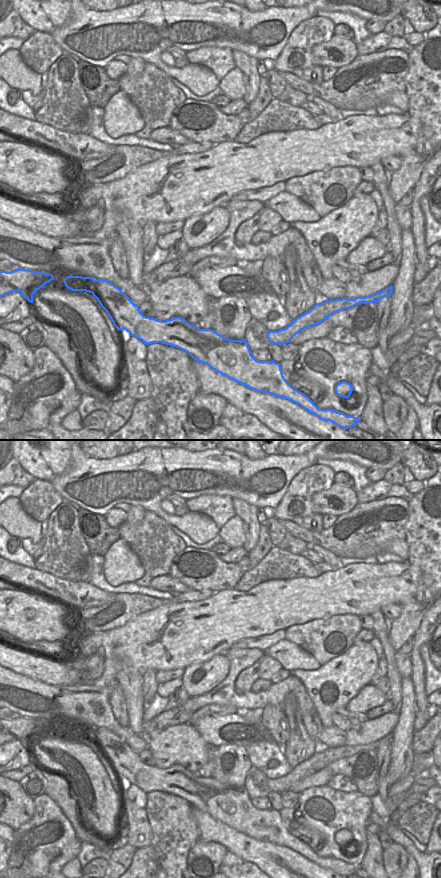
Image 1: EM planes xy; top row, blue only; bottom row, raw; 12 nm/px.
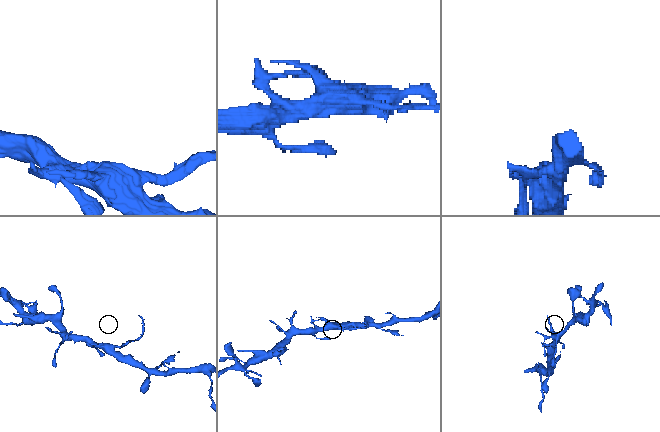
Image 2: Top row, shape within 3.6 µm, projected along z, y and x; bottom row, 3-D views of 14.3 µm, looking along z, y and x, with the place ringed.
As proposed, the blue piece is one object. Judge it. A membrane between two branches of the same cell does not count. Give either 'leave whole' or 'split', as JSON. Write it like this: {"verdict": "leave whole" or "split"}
{"verdict": "split"}

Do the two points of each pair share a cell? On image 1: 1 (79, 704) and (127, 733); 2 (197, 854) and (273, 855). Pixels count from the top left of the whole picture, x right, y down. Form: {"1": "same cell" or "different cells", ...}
{"1": "same cell", "2": "different cells"}

